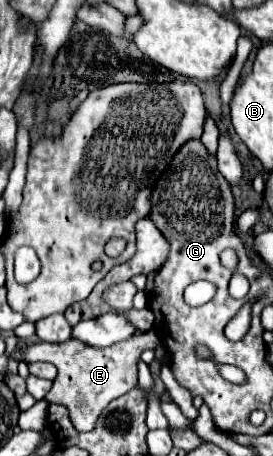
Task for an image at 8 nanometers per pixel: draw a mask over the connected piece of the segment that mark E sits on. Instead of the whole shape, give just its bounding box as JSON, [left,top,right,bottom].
[21,331,159,431]

